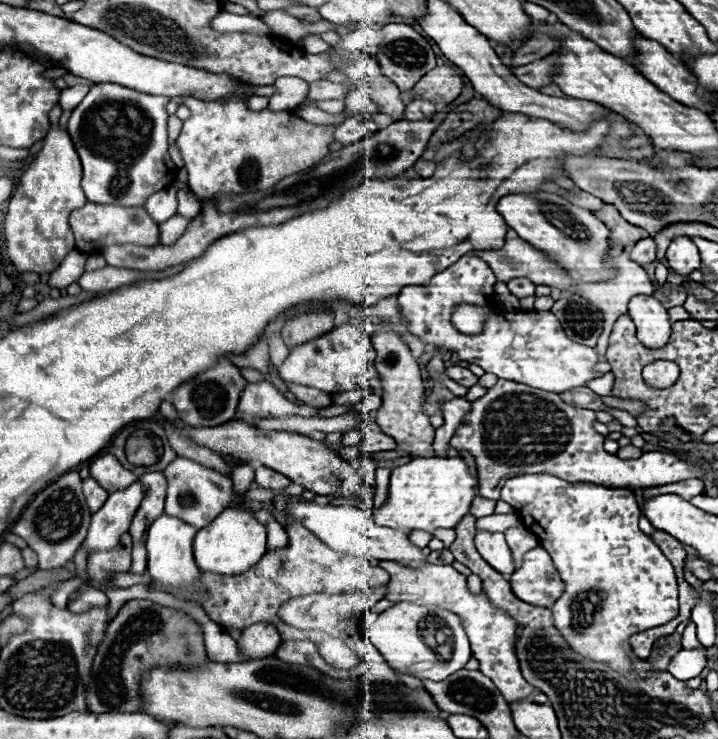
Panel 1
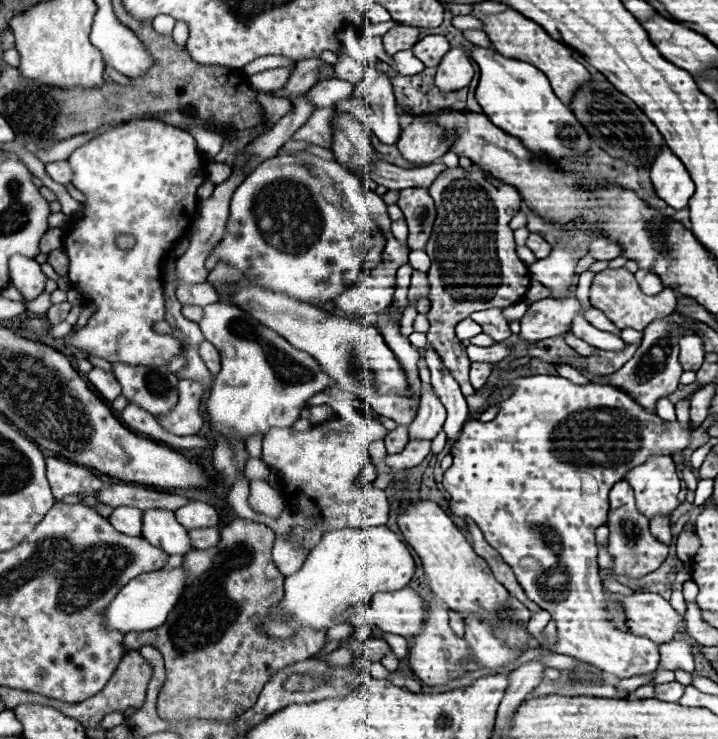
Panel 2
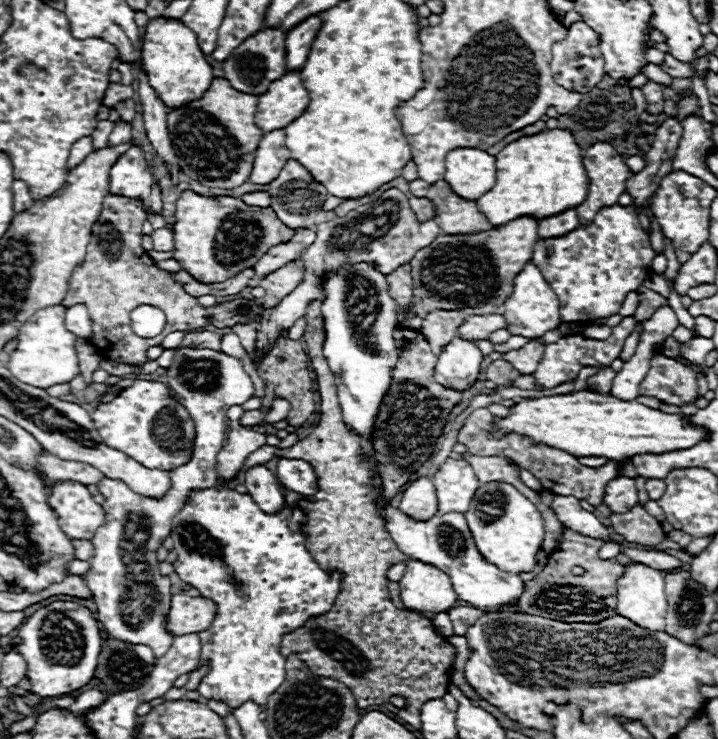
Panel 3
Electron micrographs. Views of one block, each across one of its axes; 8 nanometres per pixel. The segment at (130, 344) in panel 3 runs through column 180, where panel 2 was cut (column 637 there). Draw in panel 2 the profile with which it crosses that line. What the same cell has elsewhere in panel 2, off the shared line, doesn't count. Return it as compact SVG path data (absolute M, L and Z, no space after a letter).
M616 268L616 270L602 270L594 276L592 286L590 286L590 304L598 310L602 310L614 325L622 328L634 328L634 330L644 330L644 326L648 326L648 322L662 318L664 314L672 314L672 310L676 308L676 294L666 288L656 296L646 296L640 292L638 282L634 280L634 274L630 274L624 268Z

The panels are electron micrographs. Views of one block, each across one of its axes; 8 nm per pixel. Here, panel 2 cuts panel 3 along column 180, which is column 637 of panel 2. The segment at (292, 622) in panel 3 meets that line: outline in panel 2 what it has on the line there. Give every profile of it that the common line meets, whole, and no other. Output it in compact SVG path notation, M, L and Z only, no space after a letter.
M620 480L610 490L610 514L608 514L608 528L610 528L610 542L608 552L614 560L614 564L608 568L614 578L626 576L626 578L642 578L648 572L654 572L668 556L668 546L658 542L650 530L648 530L648 518L636 510L634 502L634 490L626 480Z

